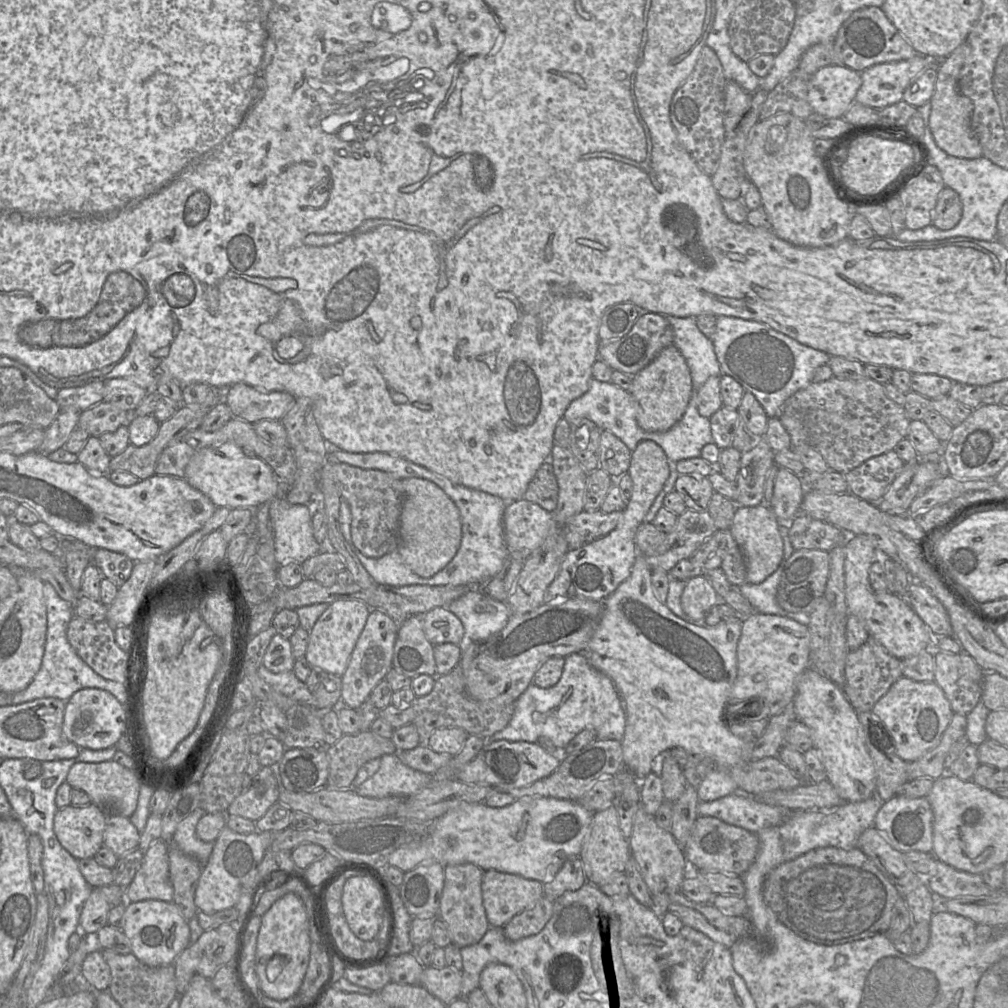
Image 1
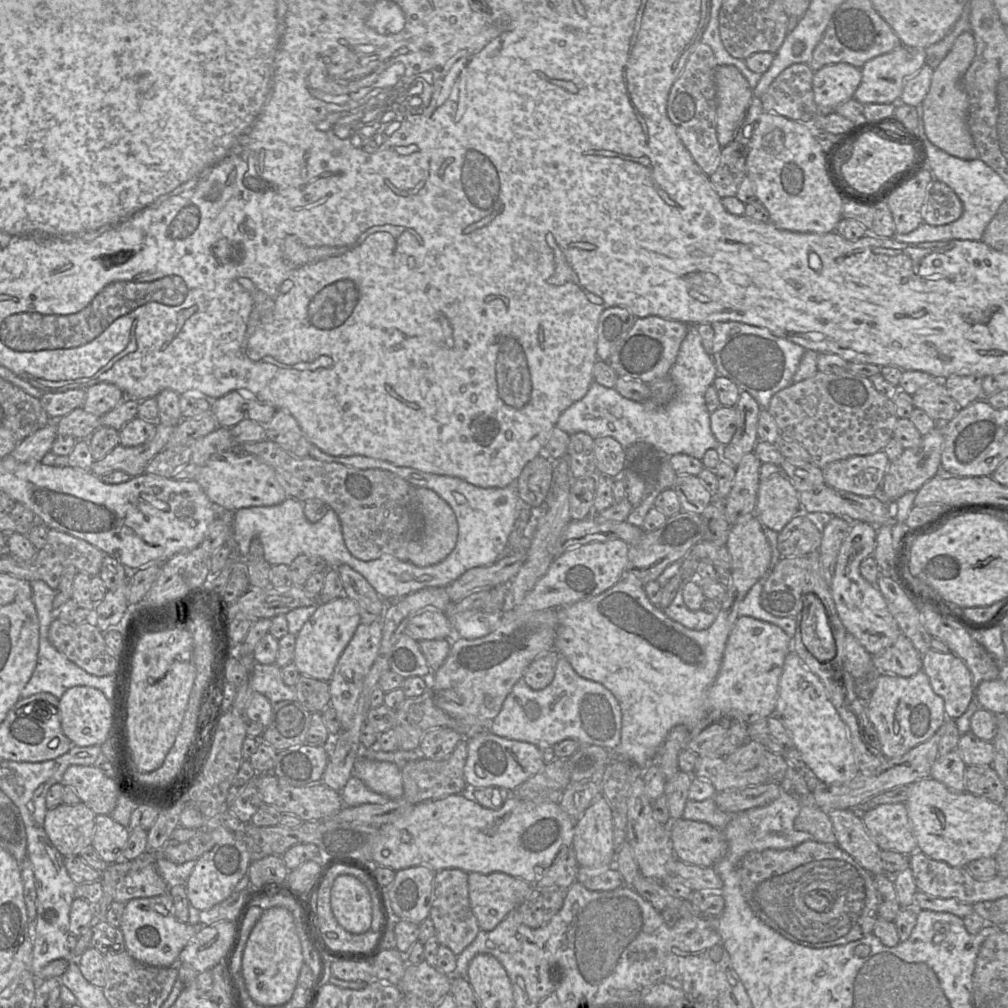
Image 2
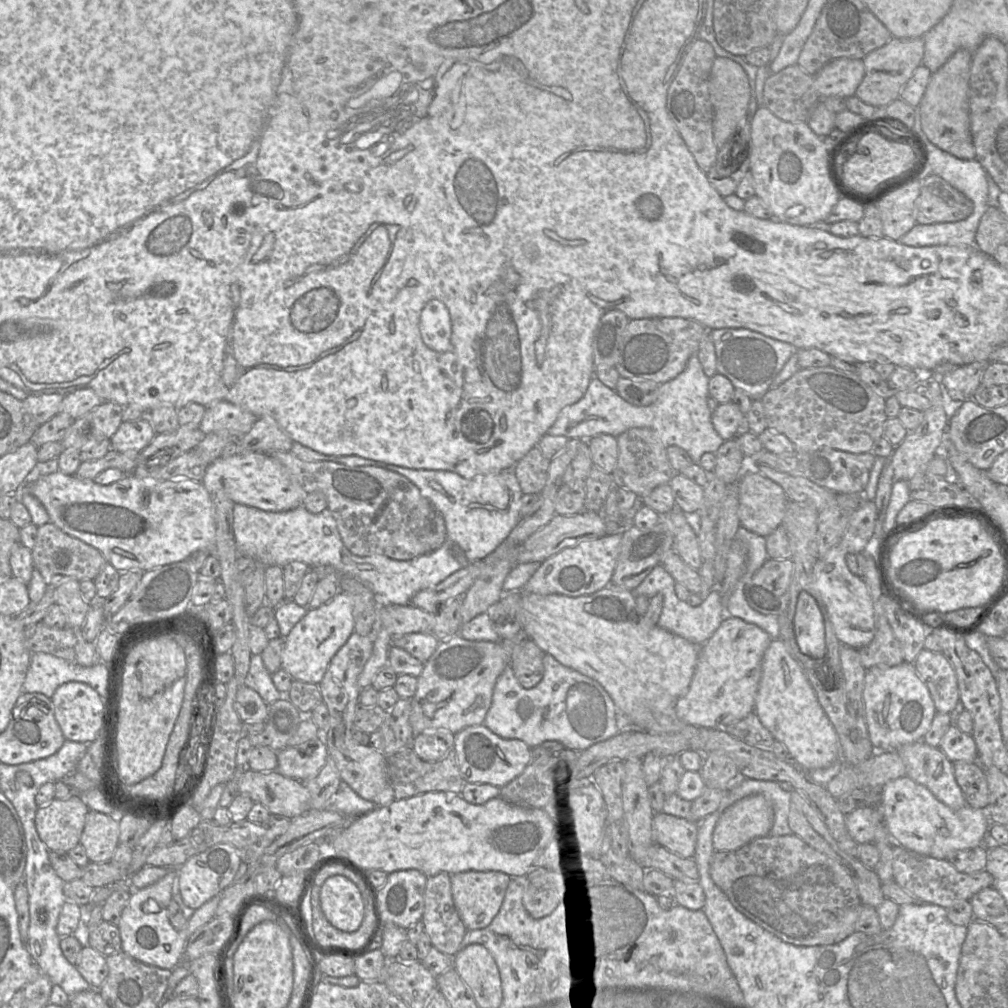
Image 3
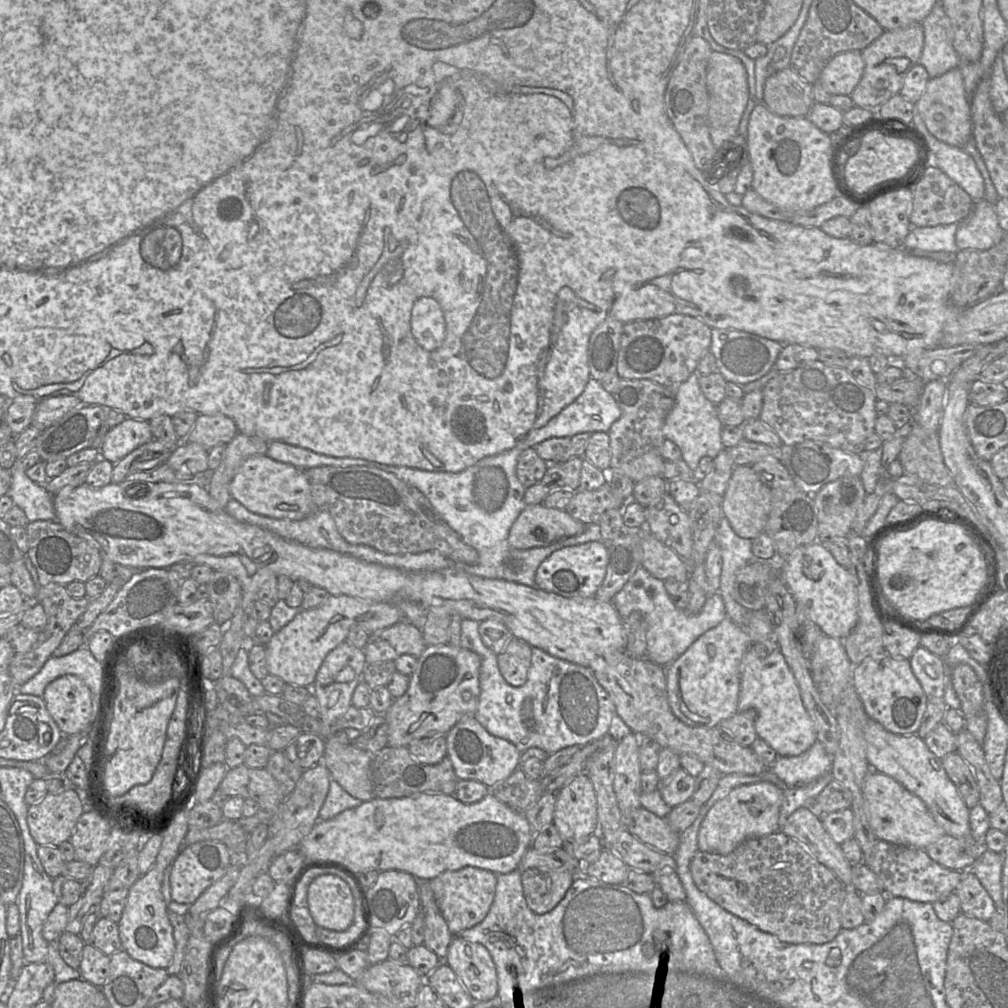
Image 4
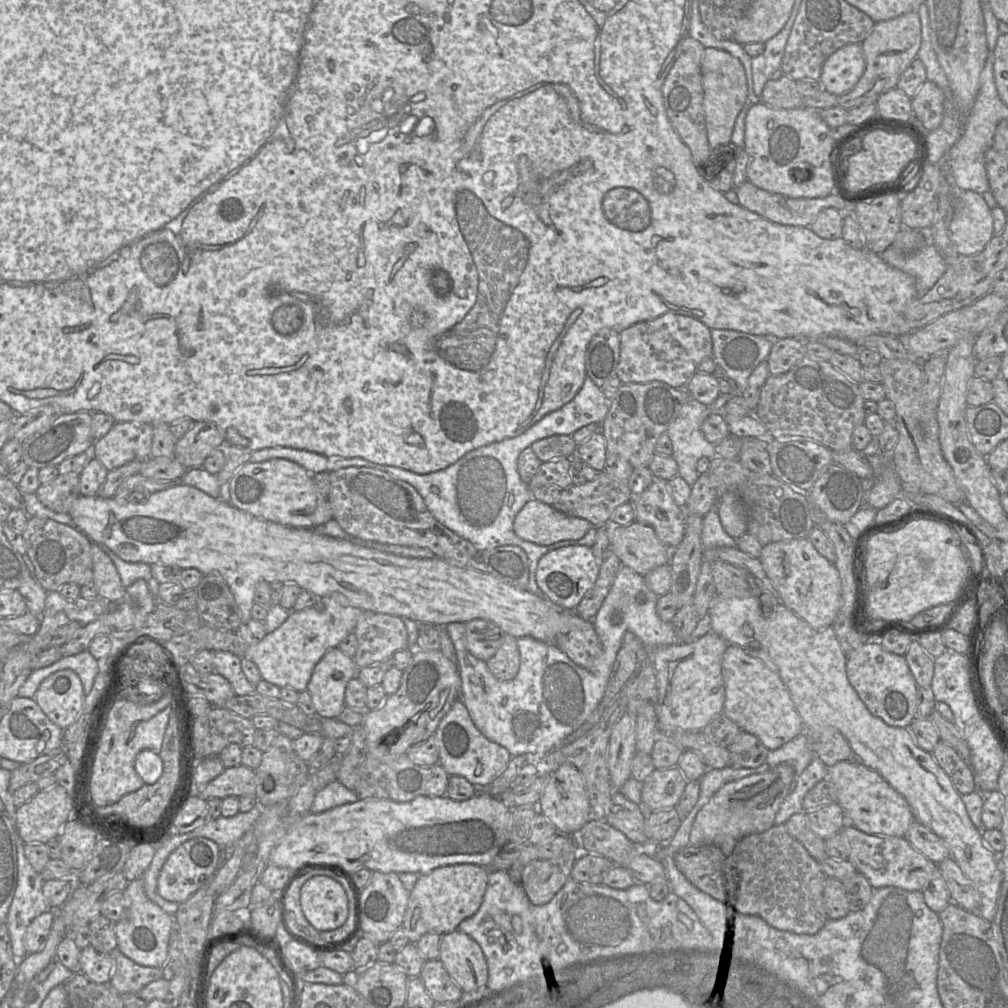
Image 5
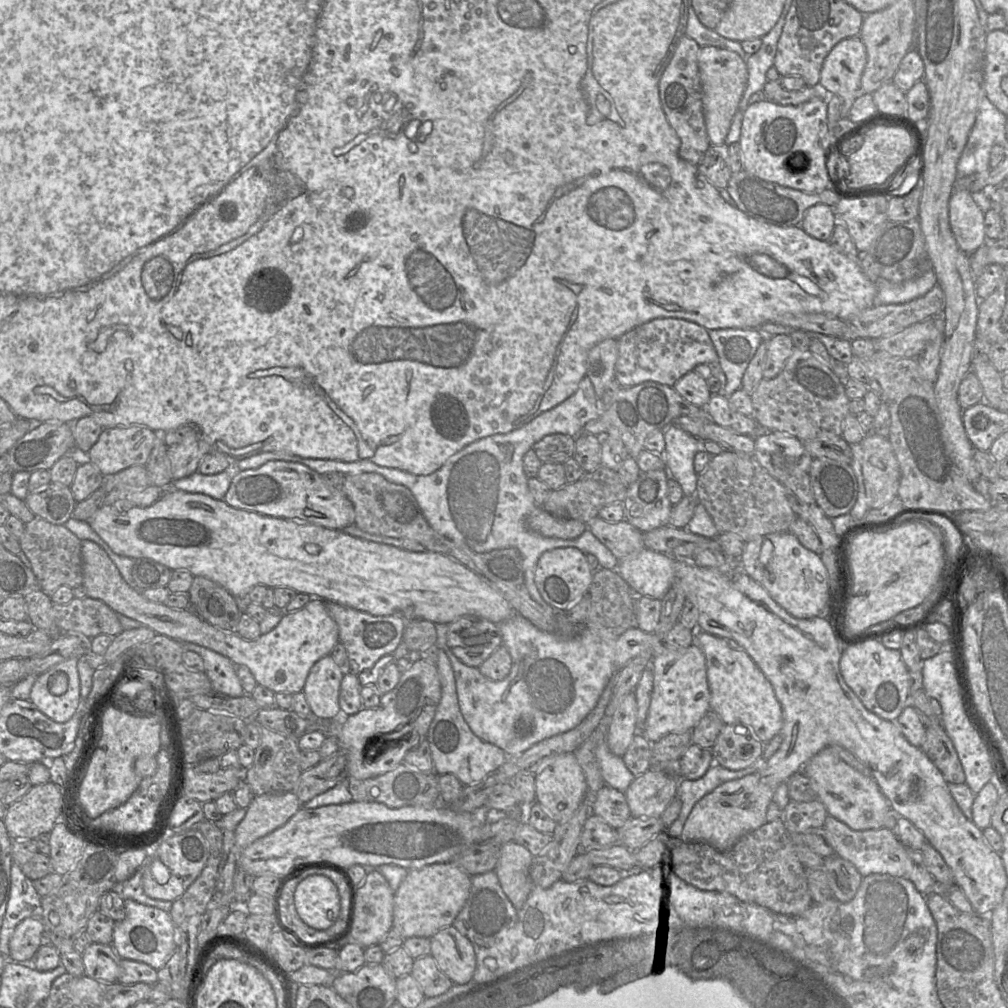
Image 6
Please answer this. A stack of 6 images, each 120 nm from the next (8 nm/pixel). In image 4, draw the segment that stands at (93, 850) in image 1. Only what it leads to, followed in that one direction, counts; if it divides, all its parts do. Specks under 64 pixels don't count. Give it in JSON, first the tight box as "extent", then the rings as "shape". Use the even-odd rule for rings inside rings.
{"extent":[27,789,84,847],"shape":[[[67,789],[59,794],[47,793],[40,801],[30,805],[27,813],[29,831],[38,845],[58,847],[69,841],[76,823],[84,813],[84,806],[75,789]]]}

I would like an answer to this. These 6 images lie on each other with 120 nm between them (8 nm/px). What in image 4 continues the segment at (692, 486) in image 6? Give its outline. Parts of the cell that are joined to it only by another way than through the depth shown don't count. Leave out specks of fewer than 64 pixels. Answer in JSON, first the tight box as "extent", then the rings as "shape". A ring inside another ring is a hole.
{"extent":[663,372,724,481],"shape":[[[694,372],[690,377],[679,384],[675,389],[675,404],[665,418],[663,435],[675,443],[681,450],[682,460],[696,474],[696,481],[705,474],[700,474],[698,469],[702,457],[714,459],[724,449],[721,441],[722,425],[717,414],[717,406],[710,402],[702,393],[699,386],[699,374]]]}

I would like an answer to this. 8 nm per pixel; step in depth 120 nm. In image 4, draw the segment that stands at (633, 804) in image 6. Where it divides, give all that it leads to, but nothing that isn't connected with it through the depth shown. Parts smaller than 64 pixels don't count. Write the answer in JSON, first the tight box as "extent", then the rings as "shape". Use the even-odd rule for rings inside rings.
{"extent":[658,767,695,808],"shape":[[[681,767],[660,782],[658,791],[664,802],[671,808],[691,800],[695,788],[695,778]]]}

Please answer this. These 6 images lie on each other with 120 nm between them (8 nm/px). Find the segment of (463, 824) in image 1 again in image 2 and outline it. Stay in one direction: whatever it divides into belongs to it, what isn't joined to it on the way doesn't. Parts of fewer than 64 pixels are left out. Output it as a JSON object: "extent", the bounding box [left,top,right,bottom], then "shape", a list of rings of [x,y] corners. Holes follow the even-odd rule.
{"extent":[374,791,576,884],"shape":[[[466,791],[418,803],[396,821],[380,826],[374,838],[375,864],[396,872],[414,866],[428,866],[435,872],[444,869],[481,874],[500,872],[535,884],[543,871],[551,866],[561,847],[572,845],[576,821],[558,803],[534,802],[511,796],[499,809],[488,809],[478,804],[469,793]]]}

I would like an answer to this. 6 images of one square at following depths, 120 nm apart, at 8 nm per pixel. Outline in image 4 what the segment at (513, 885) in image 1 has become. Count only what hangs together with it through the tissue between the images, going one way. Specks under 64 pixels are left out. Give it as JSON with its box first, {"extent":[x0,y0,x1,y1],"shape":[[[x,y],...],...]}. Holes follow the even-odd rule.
{"extent":[430,866,497,936],"shape":[[[466,866],[457,871],[446,871],[430,880],[436,903],[450,932],[457,936],[461,931],[480,923],[494,900],[497,875],[493,872]]]}

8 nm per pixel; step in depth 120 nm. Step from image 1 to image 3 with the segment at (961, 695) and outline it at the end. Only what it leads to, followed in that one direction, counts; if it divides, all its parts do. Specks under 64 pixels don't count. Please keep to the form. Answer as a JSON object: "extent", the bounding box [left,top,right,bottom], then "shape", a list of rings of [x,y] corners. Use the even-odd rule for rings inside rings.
{"extent":[913,649,959,713],"shape":[[[922,649],[913,665],[927,686],[937,712],[951,713],[959,699],[955,671],[942,653]]]}

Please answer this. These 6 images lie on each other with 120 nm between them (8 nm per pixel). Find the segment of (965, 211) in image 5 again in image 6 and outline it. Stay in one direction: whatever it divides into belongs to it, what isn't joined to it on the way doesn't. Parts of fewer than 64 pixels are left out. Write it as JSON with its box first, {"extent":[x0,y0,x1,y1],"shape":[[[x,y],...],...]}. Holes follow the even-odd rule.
{"extent":[948,189,986,254],"shape":[[[954,189],[948,203],[949,224],[955,241],[966,254],[986,242],[985,213],[977,206],[969,191]]]}

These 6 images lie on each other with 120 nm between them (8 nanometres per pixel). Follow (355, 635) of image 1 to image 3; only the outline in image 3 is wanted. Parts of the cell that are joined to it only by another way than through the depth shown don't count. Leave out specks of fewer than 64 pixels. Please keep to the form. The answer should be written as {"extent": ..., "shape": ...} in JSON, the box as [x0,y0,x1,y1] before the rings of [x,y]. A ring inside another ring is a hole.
{"extent":[281,591,354,685],"shape":[[[342,591],[329,602],[315,609],[309,609],[285,637],[281,669],[289,673],[294,680],[318,685],[333,656],[354,632],[353,609],[352,597]]]}

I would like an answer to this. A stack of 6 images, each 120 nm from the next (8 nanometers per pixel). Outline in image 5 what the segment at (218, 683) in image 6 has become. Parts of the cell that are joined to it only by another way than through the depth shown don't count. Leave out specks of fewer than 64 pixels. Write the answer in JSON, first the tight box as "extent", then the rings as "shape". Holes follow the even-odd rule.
{"extent":[213,651,256,696],"shape":[[[213,651],[215,673],[223,676],[231,684],[236,696],[245,696],[256,692],[241,668],[241,657],[226,651]]]}

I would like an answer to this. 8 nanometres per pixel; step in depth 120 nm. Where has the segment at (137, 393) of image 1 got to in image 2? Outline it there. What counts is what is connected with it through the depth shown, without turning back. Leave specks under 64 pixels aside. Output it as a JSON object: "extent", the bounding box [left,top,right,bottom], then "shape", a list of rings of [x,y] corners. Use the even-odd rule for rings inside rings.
{"extent":[82,382,125,417],"shape":[[[100,382],[86,389],[86,398],[82,409],[95,416],[101,417],[113,410],[125,399],[125,394],[116,385]]]}

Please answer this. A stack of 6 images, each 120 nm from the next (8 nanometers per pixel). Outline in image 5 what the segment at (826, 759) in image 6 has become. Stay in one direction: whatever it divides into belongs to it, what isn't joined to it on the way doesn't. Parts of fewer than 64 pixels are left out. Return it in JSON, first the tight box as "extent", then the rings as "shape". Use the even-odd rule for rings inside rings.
{"extent":[825,759,916,837],"shape":[[[859,759],[828,767],[825,780],[832,782],[837,790],[837,804],[843,809],[847,824],[866,834],[904,837],[910,824],[916,821],[904,797]]]}

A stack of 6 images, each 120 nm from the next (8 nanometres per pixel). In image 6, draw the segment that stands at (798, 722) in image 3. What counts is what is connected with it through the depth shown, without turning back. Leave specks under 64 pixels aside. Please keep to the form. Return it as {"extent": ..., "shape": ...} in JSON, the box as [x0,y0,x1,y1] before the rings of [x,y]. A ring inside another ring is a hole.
{"extent":[693,632,783,744],"shape":[[[701,632],[693,637],[693,645],[704,653],[707,667],[707,680],[710,689],[710,710],[716,712],[725,724],[742,724],[749,728],[763,744],[780,733],[783,726],[783,712],[773,686],[756,663],[744,650],[732,649],[727,640]]]}

